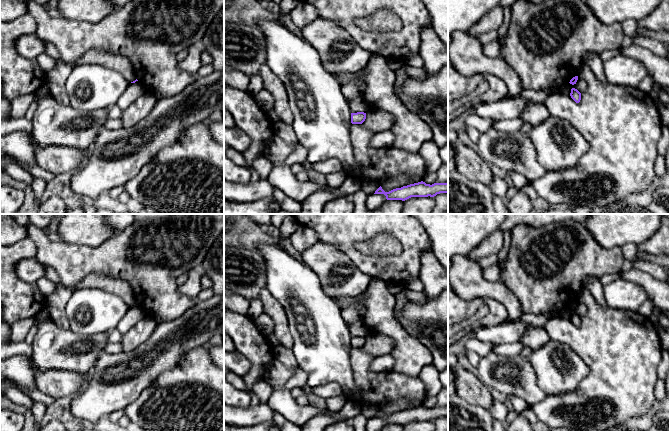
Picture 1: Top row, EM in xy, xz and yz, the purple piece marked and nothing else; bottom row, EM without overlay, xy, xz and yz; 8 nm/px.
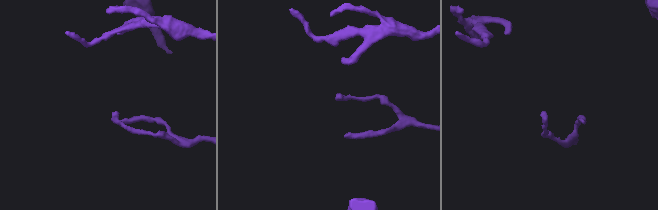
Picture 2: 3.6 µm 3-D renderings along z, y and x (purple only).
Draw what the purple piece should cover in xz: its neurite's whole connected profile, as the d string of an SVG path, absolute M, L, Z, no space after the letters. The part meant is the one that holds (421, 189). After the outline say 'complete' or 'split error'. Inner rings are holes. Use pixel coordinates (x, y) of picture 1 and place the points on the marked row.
M421 181L385 192L380 186L374 194L384 194L387 200L405 201L411 197L434 197L440 193L448 193L448 183L434 183L432 185Z; complete

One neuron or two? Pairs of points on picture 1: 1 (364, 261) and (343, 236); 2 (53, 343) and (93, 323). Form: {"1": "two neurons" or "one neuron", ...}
{"1": "one neuron", "2": "two neurons"}

